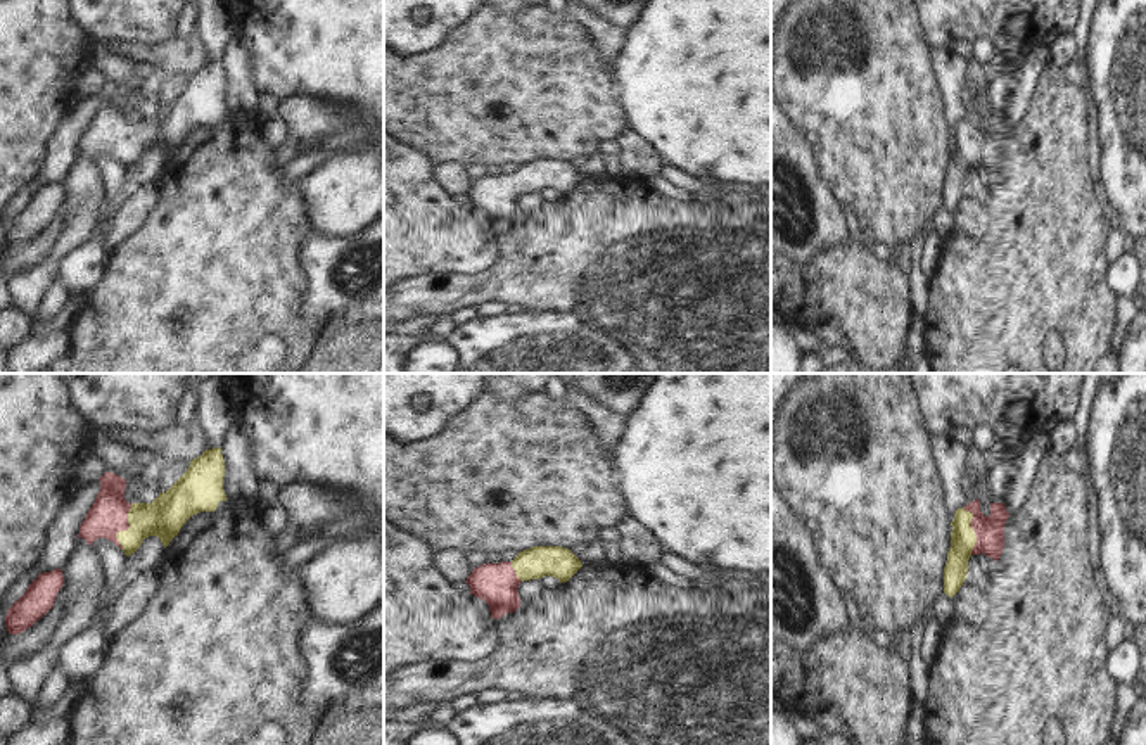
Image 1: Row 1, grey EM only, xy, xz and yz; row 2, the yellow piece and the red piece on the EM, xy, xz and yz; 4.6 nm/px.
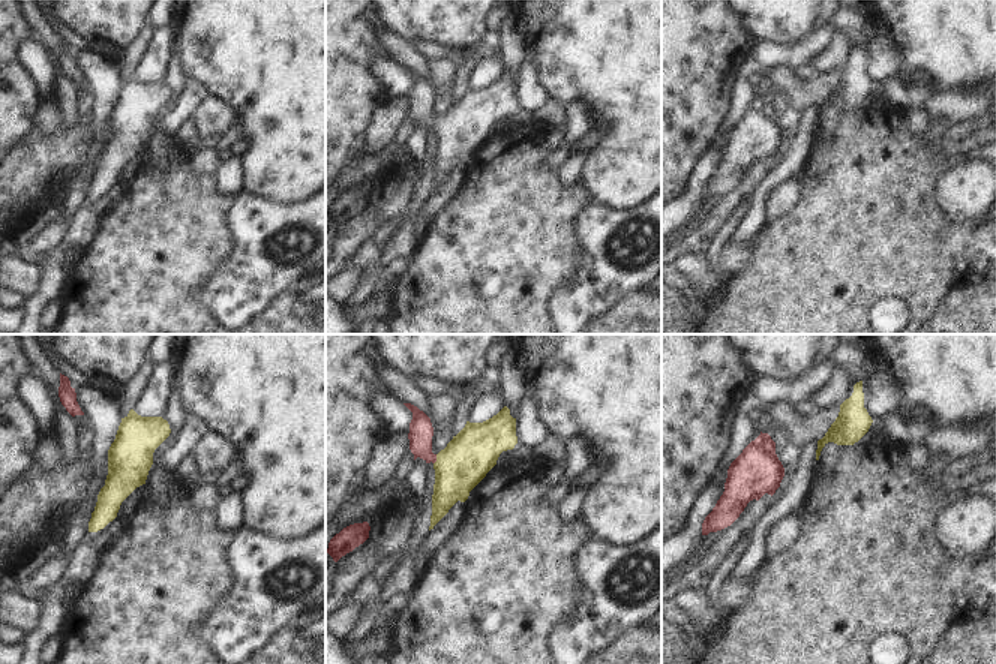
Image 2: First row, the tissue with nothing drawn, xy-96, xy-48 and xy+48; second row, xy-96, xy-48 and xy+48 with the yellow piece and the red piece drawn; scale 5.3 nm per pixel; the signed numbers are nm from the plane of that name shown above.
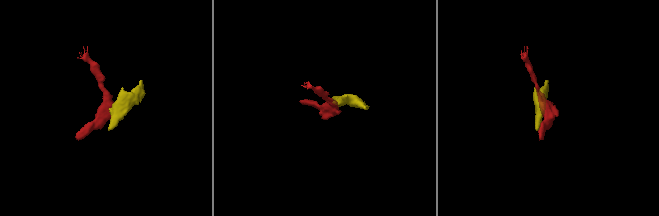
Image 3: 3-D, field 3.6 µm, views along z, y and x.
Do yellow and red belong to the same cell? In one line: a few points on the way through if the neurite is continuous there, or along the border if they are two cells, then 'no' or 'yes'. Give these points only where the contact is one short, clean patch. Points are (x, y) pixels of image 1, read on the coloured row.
way xy (163, 517), (135, 521), (128, 528), (108, 515); yes

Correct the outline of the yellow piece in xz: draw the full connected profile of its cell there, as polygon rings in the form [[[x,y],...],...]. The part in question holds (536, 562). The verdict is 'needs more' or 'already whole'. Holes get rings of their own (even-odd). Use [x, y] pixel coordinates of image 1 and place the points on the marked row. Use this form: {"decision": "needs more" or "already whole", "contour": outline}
{"decision": "needs more", "contour": [[[532,546],[517,553],[512,562],[482,564],[467,577],[470,595],[489,605],[493,619],[513,614],[520,607],[519,584],[544,576],[567,583],[579,569],[581,560],[562,546]]]}

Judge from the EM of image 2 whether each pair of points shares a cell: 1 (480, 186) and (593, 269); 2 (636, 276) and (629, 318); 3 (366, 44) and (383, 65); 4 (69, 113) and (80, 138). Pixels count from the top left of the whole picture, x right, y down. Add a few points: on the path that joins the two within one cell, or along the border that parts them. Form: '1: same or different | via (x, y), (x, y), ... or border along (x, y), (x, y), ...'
1: different | border along (573, 233), (575, 239)
2: different | border along (645, 288), (620, 293), (603, 311)
3: different | border along (375, 51), (369, 56), (369, 72), (381, 87)
4: different | border along (56, 93), (63, 119), (69, 123), (77, 122)

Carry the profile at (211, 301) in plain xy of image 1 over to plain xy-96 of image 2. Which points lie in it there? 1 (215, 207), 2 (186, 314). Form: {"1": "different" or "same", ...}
{"1": "same", "2": "same"}

